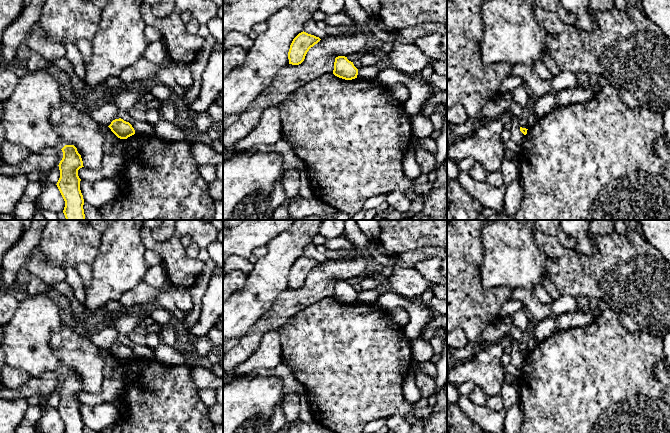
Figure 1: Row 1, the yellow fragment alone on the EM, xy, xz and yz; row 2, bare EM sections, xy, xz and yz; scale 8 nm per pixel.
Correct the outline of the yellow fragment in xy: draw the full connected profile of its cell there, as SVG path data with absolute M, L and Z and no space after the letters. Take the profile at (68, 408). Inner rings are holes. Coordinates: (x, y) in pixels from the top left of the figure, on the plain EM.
M65 369L59 387L60 402L57 411L65 425L64 433L83 433L84 423L80 414L78 394L83 390L81 379L74 369Z

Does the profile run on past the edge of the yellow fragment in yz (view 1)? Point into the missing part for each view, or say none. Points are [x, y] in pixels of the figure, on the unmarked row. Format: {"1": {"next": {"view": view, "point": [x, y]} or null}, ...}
{"1": {"next": null}}

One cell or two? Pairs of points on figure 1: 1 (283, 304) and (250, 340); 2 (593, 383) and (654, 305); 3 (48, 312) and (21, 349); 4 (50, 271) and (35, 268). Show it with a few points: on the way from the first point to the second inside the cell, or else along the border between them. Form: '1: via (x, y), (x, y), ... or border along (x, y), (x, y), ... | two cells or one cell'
1: via (276, 313), (258, 331) | one cell
2: border along (617, 315), (630, 330), (646, 331), (656, 336) | two cells
3: via (39, 321), (27, 333), (26, 340) | one cell
4: via (46, 271), (39, 268) | one cell

